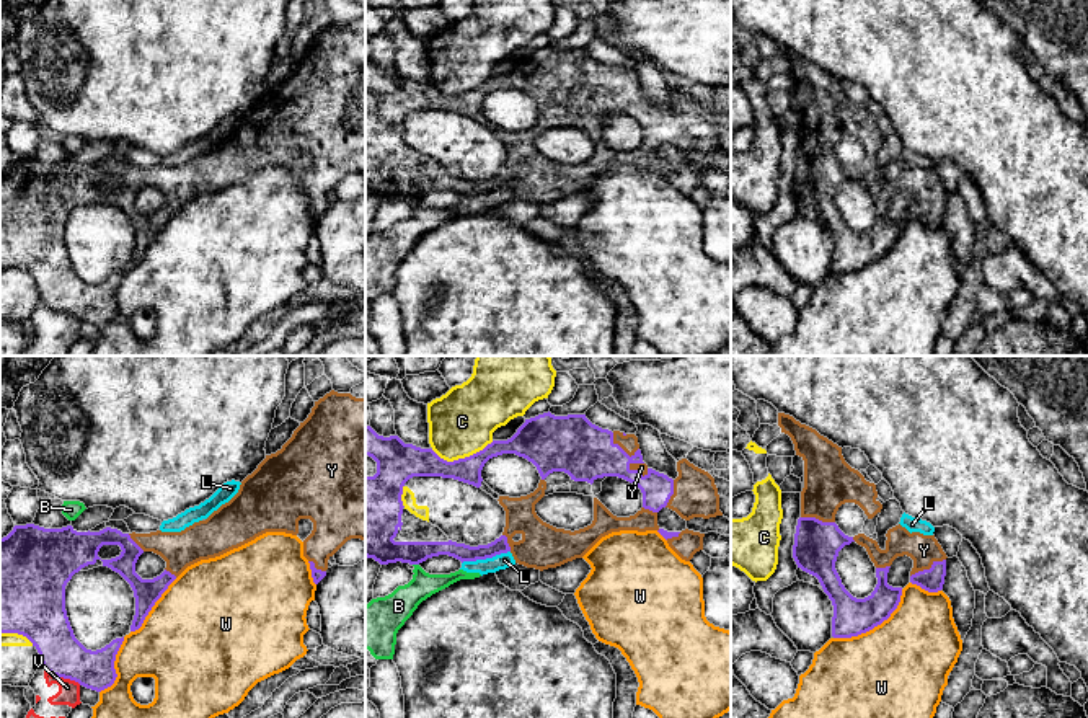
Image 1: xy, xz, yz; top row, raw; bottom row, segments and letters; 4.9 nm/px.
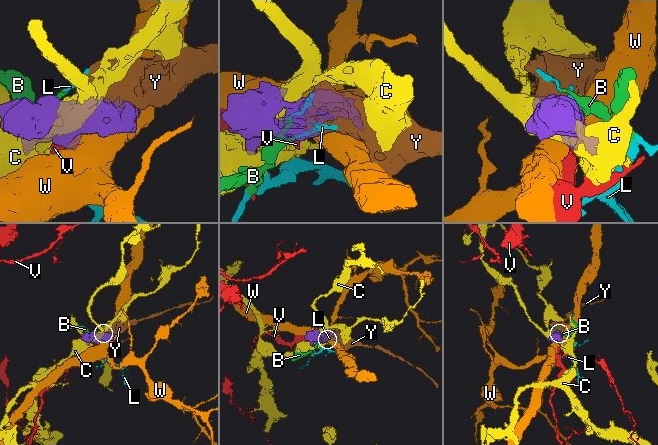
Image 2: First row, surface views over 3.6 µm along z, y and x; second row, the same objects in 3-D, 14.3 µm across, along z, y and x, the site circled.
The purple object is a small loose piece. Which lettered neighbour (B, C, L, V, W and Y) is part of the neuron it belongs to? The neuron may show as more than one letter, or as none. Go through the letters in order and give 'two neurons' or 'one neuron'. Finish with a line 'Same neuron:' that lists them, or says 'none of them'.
B: two neurons
C: two neurons
L: two neurons
V: two neurons
W: two neurons
Y: one neuron
Same neuron: Y

